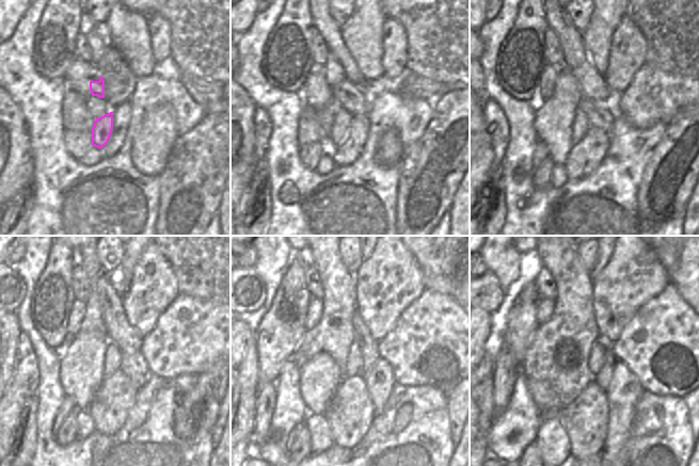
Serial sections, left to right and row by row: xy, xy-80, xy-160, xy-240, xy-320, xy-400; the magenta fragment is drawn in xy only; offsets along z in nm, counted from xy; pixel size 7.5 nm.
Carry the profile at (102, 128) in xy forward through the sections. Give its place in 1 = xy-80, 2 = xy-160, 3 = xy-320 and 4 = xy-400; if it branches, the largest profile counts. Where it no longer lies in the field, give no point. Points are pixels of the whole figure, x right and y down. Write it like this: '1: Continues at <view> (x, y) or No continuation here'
1: Continues at xy-80 (348, 97)
2: Continues at xy-160 (589, 112)
3: Continues at xy-320 (380, 380)
4: Continues at xy-400 (624, 390).

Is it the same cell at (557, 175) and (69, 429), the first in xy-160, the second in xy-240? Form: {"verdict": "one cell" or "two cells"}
{"verdict": "two cells"}

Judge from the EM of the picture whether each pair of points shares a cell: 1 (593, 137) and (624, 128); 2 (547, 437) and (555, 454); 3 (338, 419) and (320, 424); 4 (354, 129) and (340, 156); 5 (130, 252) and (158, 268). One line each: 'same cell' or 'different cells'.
1: different cells
2: same cell
3: different cells
4: same cell
5: different cells

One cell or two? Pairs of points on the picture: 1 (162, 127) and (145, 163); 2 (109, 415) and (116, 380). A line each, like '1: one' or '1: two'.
1: one
2: one

